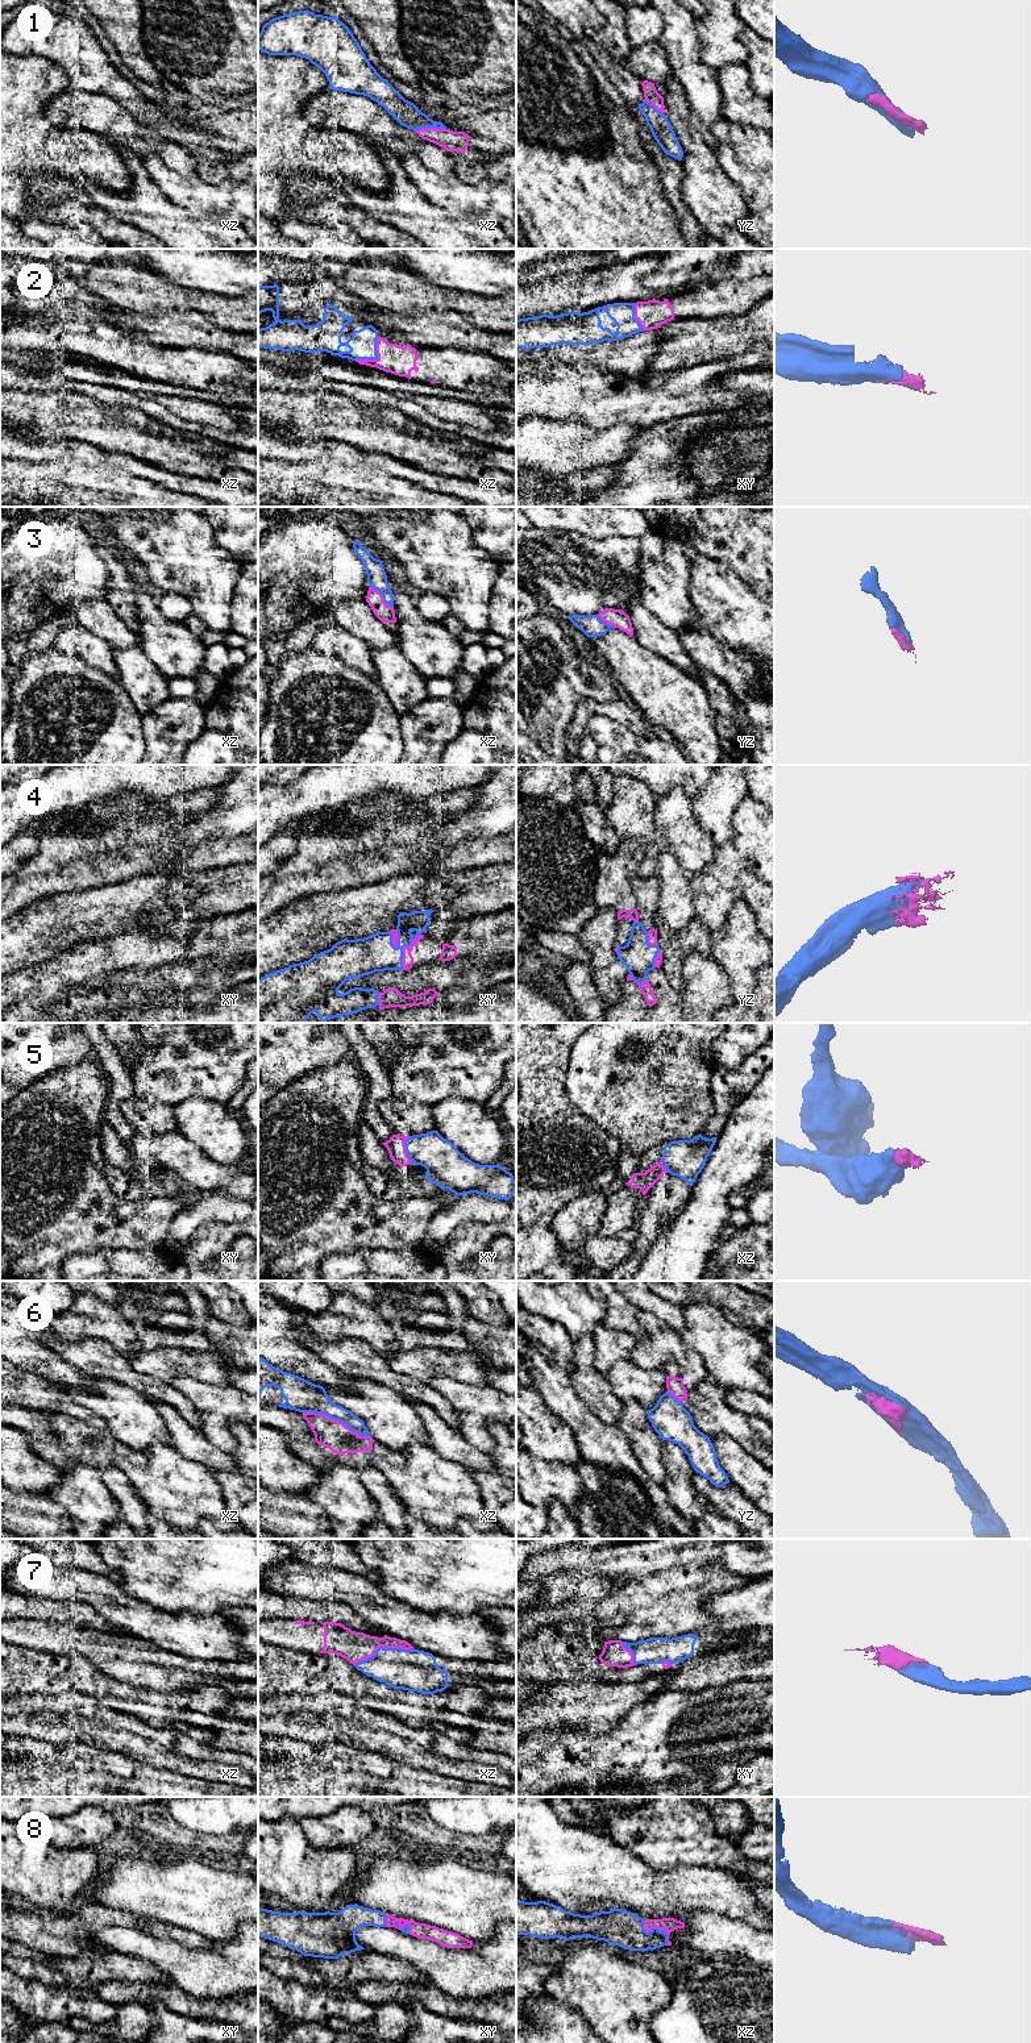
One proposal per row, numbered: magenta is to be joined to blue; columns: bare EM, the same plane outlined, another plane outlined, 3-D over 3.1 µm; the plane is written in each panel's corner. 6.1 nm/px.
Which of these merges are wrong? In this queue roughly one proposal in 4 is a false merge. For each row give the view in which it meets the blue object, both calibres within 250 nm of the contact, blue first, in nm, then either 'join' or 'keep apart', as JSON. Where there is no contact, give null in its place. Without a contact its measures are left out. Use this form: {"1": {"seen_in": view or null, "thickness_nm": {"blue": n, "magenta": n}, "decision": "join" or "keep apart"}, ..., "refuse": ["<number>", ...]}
{"1": {"seen_in": "xz", "thickness_nm": {"blue": 150, "magenta": 130}, "decision": "join"}, "2": {"seen_in": "xz", "thickness_nm": {"blue": 170, "magenta": 180}, "decision": "join"}, "3": {"seen_in": "xz", "thickness_nm": {"blue": 120, "magenta": 110}, "decision": "join"}, "4": {"seen_in": "xy", "thickness_nm": {"blue": 220, "magenta": 60}, "decision": "join"}, "5": {"seen_in": "xy", "thickness_nm": {"blue": 240, "magenta": 110}, "decision": "join"}, "6": {"seen_in": "xz", "thickness_nm": {"blue": 190, "magenta": 180}, "decision": "keep apart"}, "7": {"seen_in": "xz", "thickness_nm": {"blue": 260, "magenta": 180}, "decision": "join"}, "8": {"seen_in": "xz", "thickness_nm": {"blue": 220, "magenta": 80}, "decision": "join"}, "refuse": ["6"]}

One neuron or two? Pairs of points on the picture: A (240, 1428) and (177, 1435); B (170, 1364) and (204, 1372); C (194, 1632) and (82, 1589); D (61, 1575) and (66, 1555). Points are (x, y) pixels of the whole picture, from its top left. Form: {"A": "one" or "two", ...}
{"A": "two", "B": "one", "C": "one", "D": "two"}

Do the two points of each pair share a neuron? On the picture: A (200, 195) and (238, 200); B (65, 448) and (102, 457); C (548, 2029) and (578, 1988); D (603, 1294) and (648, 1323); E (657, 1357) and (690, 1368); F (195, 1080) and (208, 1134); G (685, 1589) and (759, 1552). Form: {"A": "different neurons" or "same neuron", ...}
{"A": "same neuron", "B": "same neuron", "C": "different neurons", "D": "different neurons", "E": "same neuron", "F": "different neurons", "G": "different neurons"}

